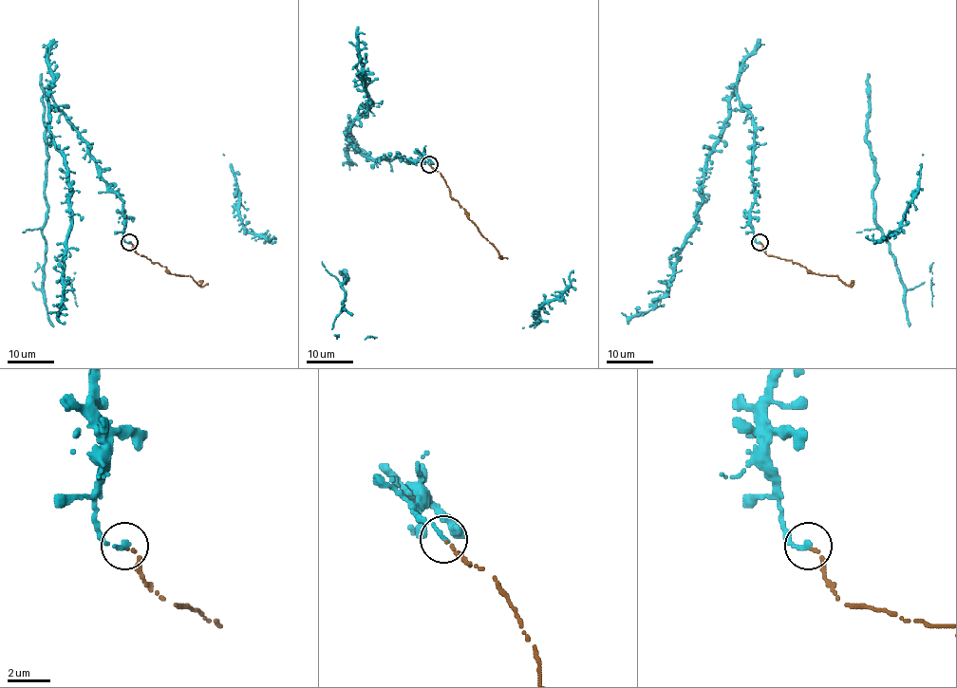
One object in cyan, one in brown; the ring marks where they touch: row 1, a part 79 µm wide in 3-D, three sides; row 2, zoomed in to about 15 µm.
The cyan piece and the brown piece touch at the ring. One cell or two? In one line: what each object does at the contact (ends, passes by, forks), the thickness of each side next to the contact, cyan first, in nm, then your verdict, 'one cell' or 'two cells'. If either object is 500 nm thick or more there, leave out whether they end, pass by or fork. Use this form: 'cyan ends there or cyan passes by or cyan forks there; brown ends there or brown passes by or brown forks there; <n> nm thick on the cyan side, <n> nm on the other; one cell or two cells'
cyan ends there; brown ends there; 260 nm thick on the cyan side, 130 nm on the other; two cells

